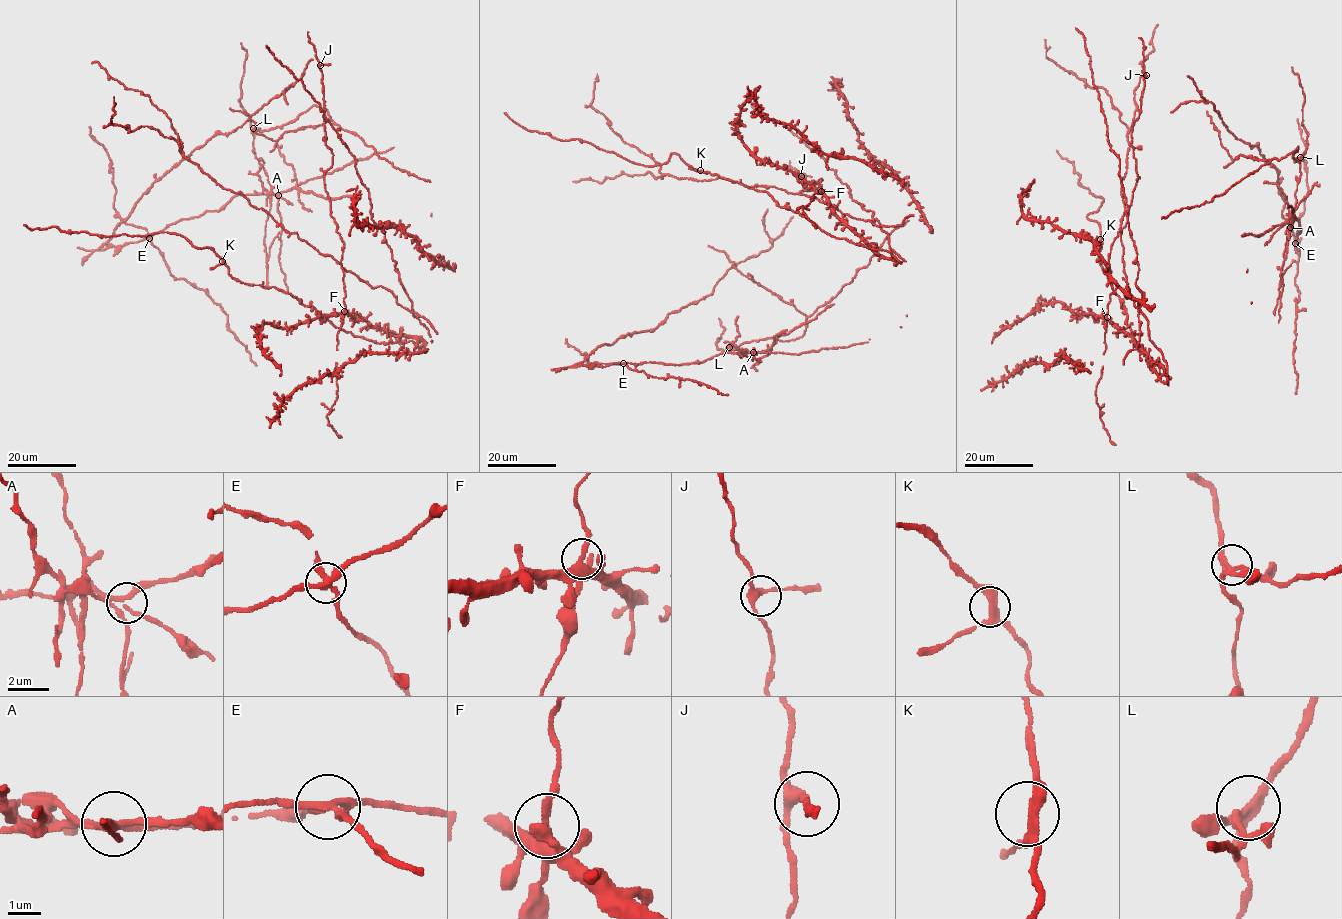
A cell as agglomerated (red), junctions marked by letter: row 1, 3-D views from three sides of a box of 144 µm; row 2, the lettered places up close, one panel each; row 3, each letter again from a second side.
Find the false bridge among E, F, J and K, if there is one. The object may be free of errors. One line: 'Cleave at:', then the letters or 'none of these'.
Cleave at: E

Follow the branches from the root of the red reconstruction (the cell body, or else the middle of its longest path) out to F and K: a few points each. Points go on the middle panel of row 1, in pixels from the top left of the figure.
F: (802, 175), (812, 186), (810, 190), (803, 191), (809, 191), (822, 180), (819, 185), (821, 185), (821, 191)
K: (802, 175), (812, 186), (803, 191), (822, 180), (829, 207), (875, 247), (832, 236), (766, 192), (700, 170)

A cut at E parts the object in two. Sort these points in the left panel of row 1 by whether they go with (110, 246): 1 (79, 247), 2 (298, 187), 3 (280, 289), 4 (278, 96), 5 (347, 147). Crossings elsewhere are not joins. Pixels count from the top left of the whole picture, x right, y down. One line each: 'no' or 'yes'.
1: yes
2: yes
3: no
4: yes
5: no

